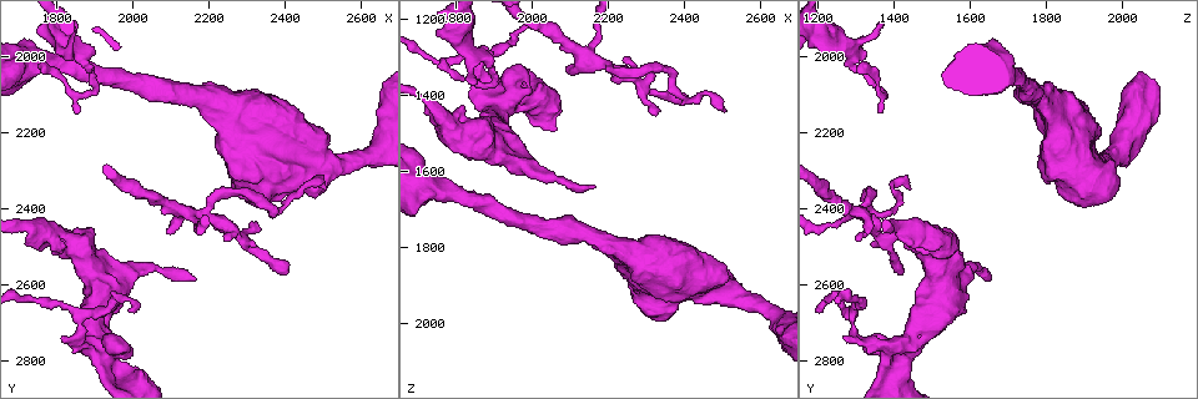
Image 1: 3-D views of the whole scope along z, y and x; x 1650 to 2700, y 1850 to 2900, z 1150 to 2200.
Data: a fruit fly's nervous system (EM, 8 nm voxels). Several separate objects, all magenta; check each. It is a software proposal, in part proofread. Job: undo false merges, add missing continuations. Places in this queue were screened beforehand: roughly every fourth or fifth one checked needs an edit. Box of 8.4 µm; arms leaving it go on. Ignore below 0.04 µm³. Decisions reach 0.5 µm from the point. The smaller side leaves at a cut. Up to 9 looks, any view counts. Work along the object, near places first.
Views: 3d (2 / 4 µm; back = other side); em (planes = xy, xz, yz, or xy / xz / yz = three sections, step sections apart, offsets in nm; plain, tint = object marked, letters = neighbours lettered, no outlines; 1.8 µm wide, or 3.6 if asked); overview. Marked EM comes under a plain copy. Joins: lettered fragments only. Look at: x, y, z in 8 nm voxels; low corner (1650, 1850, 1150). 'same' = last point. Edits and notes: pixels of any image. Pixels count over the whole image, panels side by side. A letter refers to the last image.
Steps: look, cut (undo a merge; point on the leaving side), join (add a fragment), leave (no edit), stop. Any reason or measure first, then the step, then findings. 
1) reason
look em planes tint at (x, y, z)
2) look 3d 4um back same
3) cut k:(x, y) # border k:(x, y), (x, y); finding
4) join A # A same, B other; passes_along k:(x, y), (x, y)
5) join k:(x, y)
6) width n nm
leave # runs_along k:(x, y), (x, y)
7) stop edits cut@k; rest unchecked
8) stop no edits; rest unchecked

branch stops here
look em xz step 4 letters at (2405, 2570, 1420)

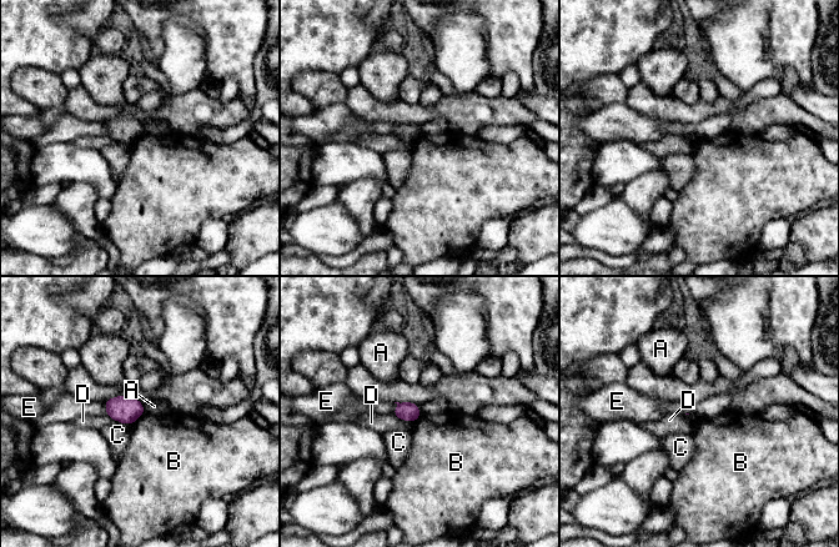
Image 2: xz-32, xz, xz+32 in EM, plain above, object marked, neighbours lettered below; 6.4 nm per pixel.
look em xy step 4 letters same

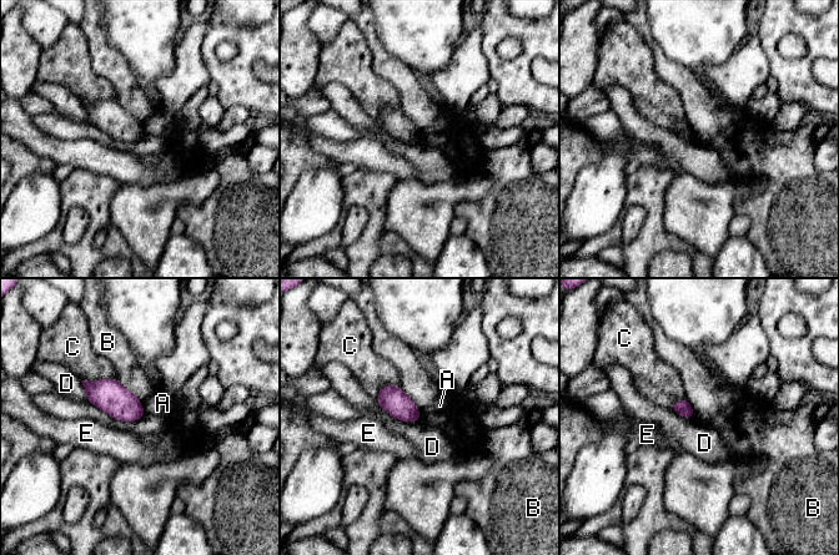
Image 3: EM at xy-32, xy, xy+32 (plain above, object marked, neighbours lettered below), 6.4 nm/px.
leave # A other, B other, C other, D other, E other; border 3:(401, 387), (416, 405), (420, 418); none of them fits

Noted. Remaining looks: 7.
sharp bend
look em 3.6um yz step 4 tint at (2185, 2405, 1315)

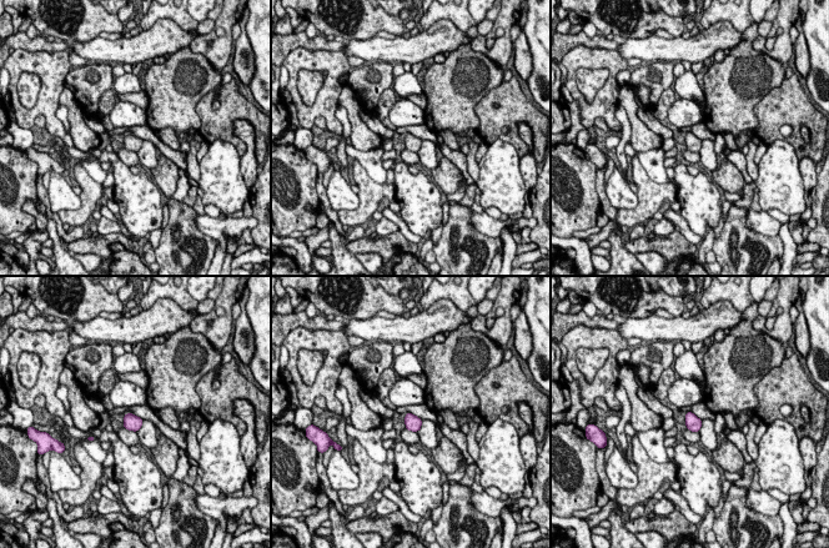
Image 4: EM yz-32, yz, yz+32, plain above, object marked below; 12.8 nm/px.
cut it another way
look em 3.6um xy step 8 tint same

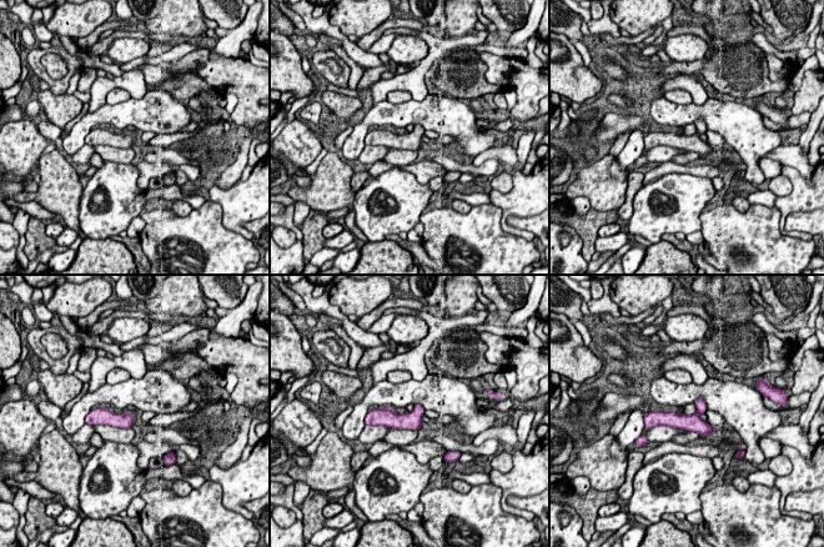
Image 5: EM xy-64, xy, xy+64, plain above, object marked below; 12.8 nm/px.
what lies round it
look em 3.6um xy step 8 letters same

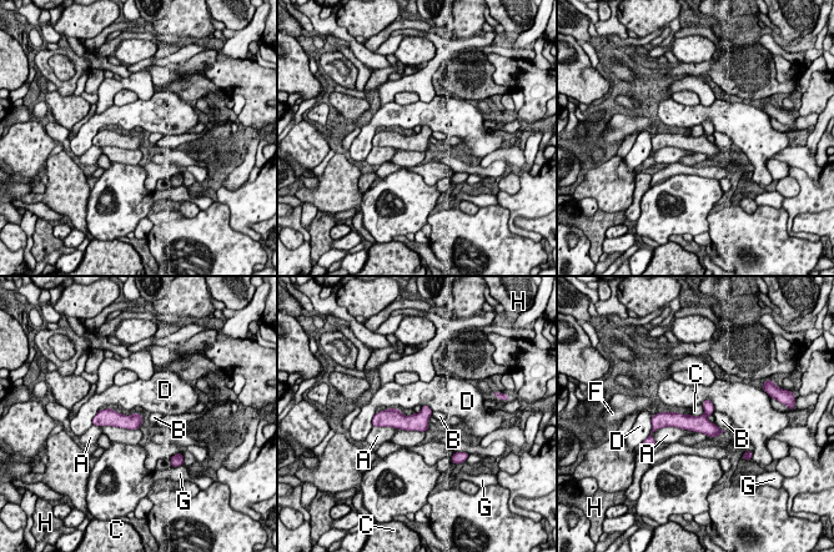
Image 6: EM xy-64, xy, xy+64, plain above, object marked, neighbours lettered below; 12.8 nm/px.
leave # A other, B other, C other, D other, F other, G other, H other; runs_along 6:(662, 422), (702, 423), (717, 431); all the same neuron

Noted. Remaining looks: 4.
branch stops here
look 3d 2um back at (1755, 2030, 1295)

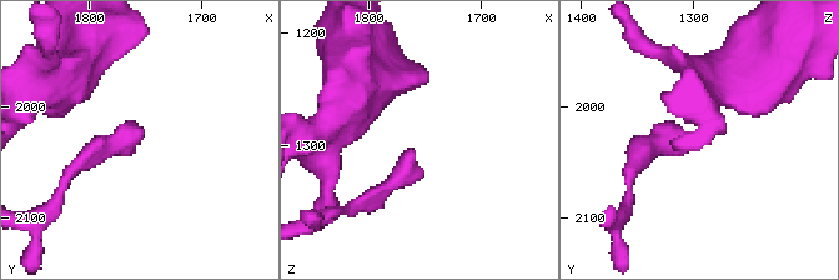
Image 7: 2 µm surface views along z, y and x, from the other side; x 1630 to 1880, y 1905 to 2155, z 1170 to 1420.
now the EM
look em planes letters at (1762, 2032, 1304)

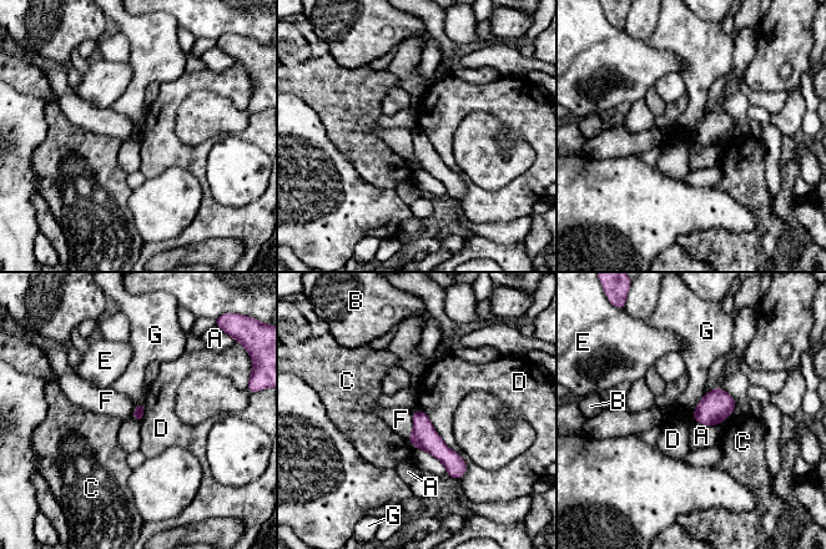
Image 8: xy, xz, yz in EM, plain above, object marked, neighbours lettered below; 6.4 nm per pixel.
leave # A other, B other, C other, D other, E other, F other, G other; no lettered fragment goes on from it

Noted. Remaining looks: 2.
look 3d 4um at (1935, 2525, 1565)

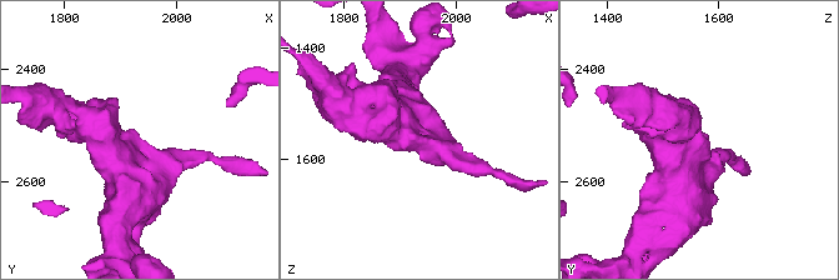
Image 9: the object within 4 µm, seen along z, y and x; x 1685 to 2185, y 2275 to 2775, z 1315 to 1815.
now the EM
look em 3.6um planes letters at (1945, 2525, 1565)

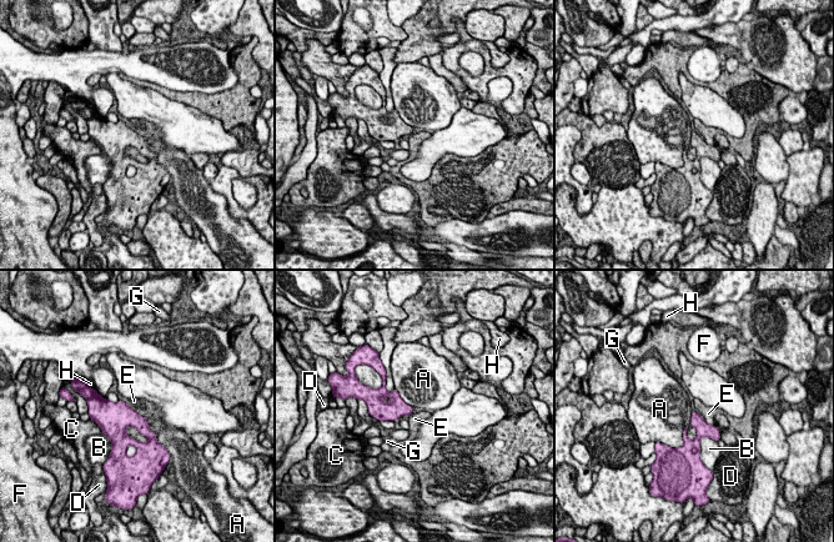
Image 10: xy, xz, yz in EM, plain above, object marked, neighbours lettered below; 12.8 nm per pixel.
leave # A other, B other, C other, D other, E other, F other, G other, H other; border 10:(697, 411), (708, 423), (718, 428); no lettered fragment goes on from it

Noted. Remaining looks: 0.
stop no edits; rest unchecked

